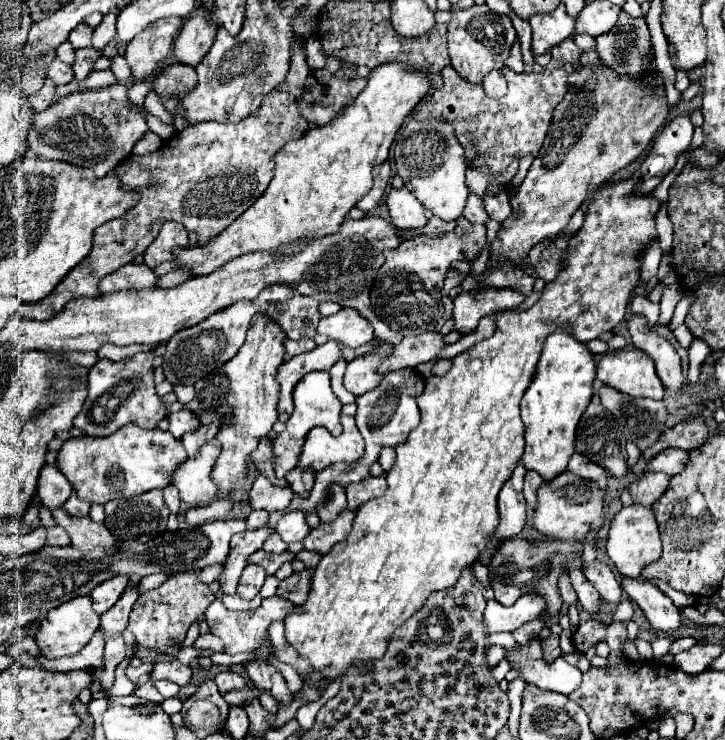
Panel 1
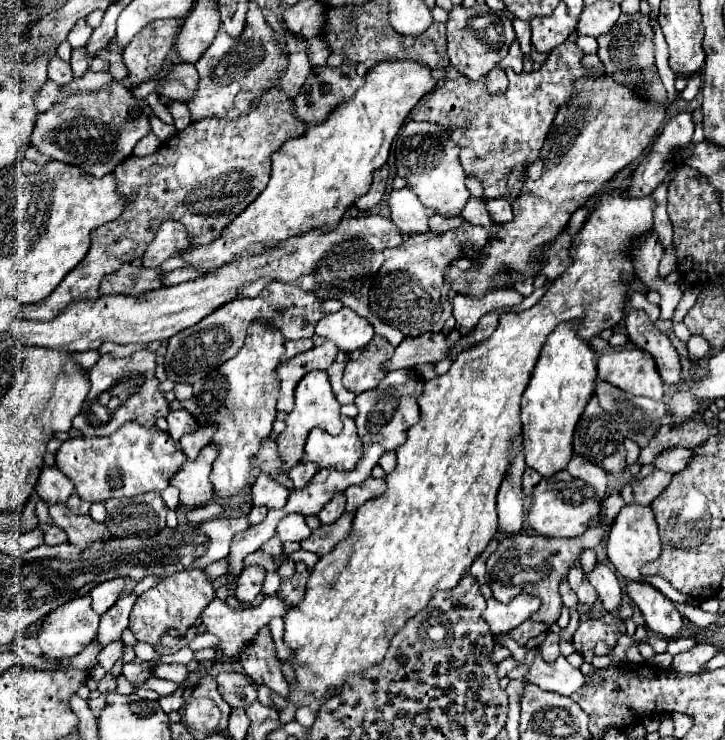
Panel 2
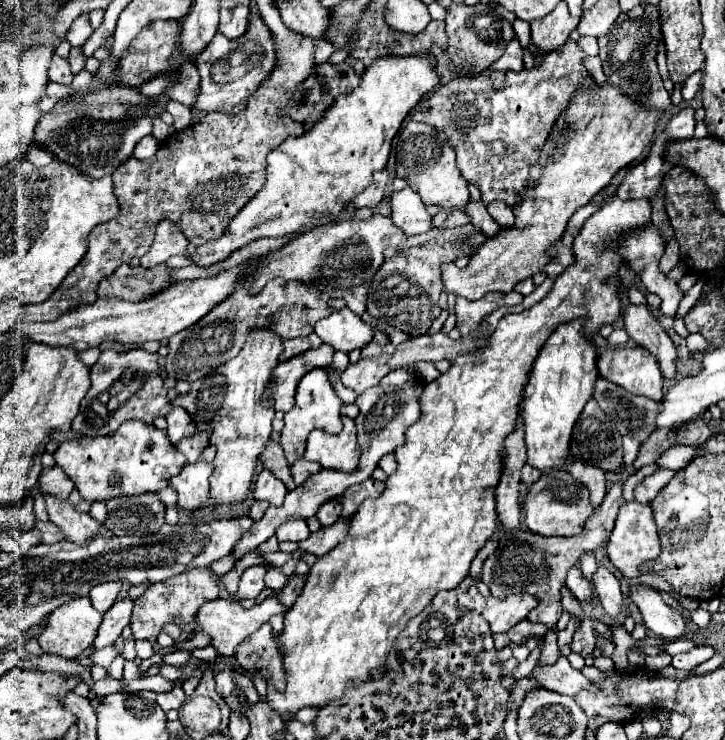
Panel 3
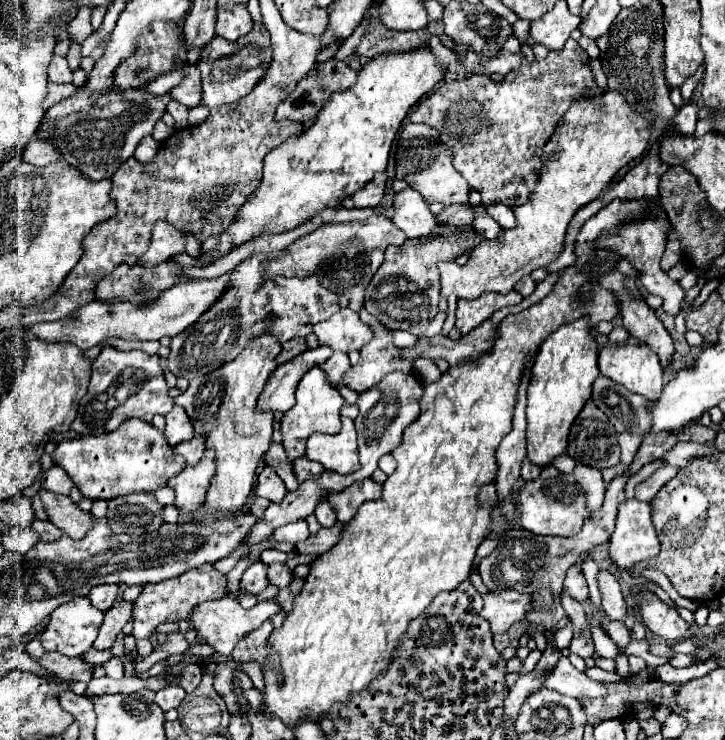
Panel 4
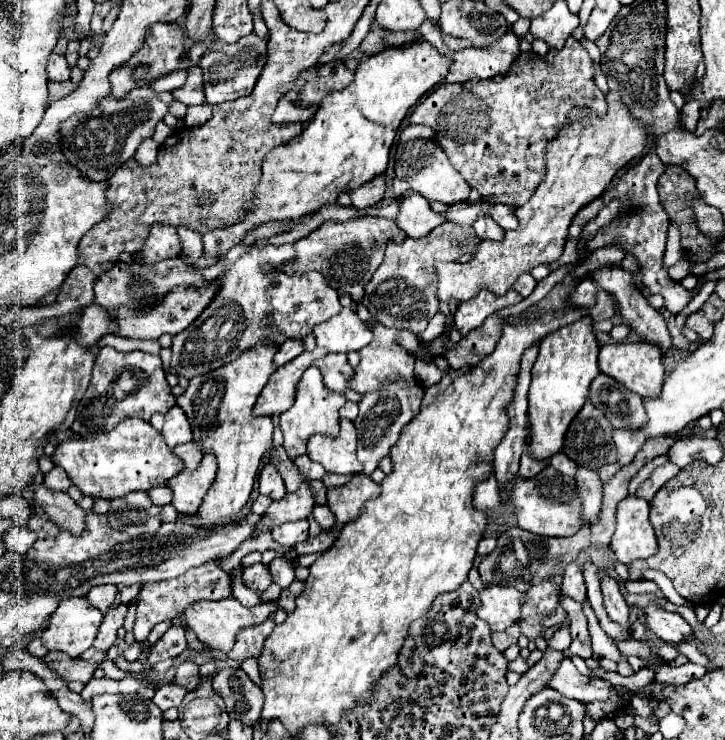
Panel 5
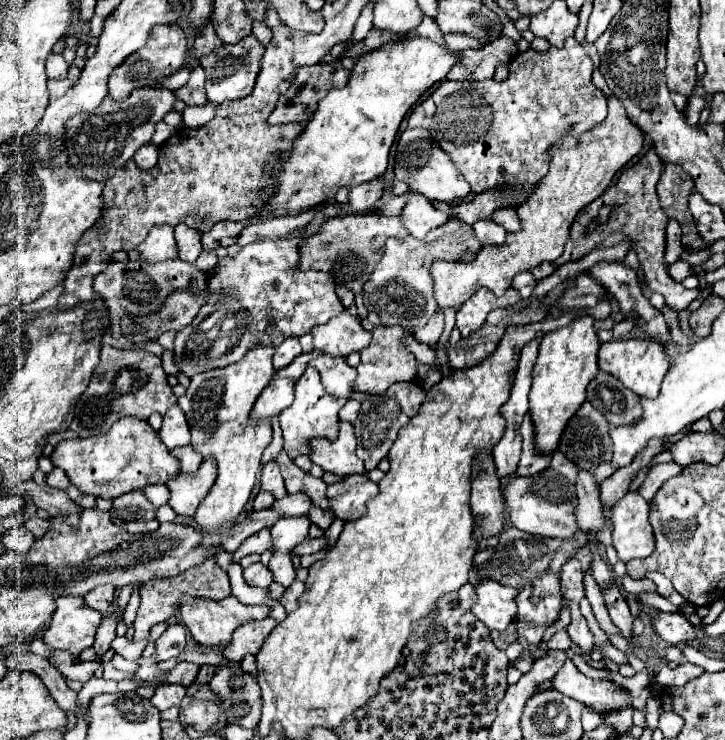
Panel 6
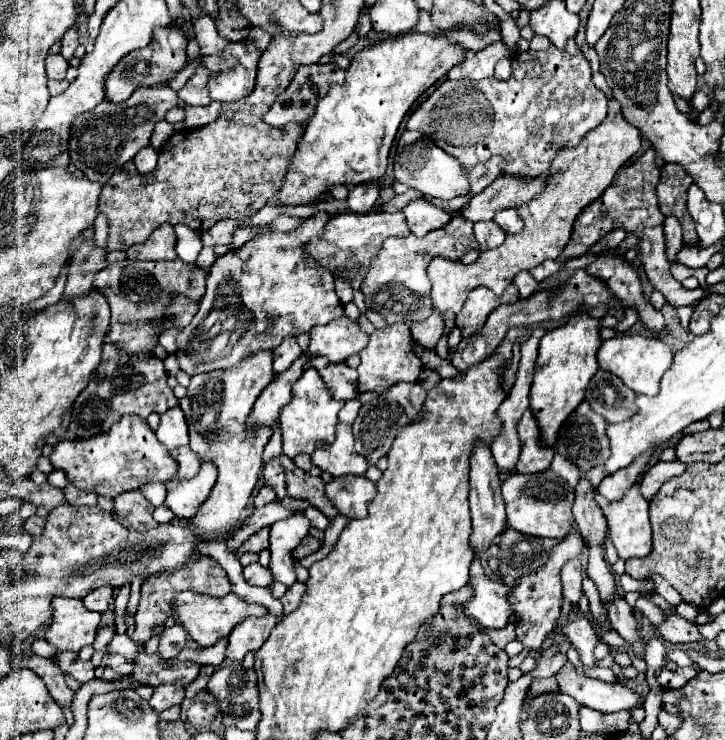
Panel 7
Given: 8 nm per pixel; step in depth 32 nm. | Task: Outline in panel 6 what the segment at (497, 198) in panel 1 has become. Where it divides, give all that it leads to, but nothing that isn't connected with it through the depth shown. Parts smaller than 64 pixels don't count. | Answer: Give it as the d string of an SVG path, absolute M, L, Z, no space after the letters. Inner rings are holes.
M504 206L504 208L496 208L492 214L492 220L496 224L500 224L504 230L508 232L516 232L516 228L520 228L520 220L516 216L516 210L512 206Z

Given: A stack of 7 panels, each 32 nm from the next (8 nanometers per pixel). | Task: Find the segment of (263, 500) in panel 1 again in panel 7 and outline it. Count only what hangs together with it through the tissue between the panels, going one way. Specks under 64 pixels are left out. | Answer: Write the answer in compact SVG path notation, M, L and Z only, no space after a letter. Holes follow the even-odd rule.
M272 458L264 470L262 470L262 478L264 478L264 486L270 486L274 488L278 500L282 500L286 496L286 484L284 484L284 472L280 468L280 462L278 458Z

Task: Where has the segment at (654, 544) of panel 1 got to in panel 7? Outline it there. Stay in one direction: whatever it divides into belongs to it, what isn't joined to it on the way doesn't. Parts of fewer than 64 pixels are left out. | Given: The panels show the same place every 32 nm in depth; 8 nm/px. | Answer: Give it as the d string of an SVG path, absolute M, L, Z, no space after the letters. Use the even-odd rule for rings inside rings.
M632 486L622 500L618 502L606 502L604 497L596 490L594 499L600 508L604 510L604 516L608 520L608 530L610 530L610 538L612 538L612 544L618 552L618 556L622 560L628 560L628 558L644 558L652 552L652 528L650 528L650 520L648 520L648 502L642 498L638 486Z

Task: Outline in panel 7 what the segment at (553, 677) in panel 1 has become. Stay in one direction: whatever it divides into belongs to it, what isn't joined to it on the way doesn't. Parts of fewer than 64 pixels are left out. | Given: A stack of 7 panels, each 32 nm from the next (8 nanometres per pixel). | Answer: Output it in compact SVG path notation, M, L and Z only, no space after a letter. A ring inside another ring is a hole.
M570 662L564 664L564 668L558 672L556 678L560 692L576 698L582 706L594 708L598 712L618 712L636 708L638 696L630 688L618 682L610 684L580 676Z

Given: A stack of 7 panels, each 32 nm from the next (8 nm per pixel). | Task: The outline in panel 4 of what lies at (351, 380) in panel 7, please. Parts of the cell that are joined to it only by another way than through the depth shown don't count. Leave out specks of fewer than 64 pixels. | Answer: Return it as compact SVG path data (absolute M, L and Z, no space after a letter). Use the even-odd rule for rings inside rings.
M334 352L334 356L330 356L328 362L320 364L320 368L326 372L328 382L330 382L332 386L338 386L338 384L342 384L344 372L350 368L350 360L348 360L348 356L342 354L342 352Z

